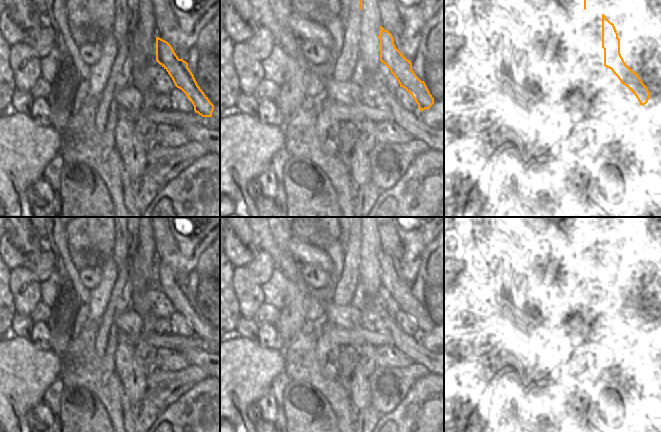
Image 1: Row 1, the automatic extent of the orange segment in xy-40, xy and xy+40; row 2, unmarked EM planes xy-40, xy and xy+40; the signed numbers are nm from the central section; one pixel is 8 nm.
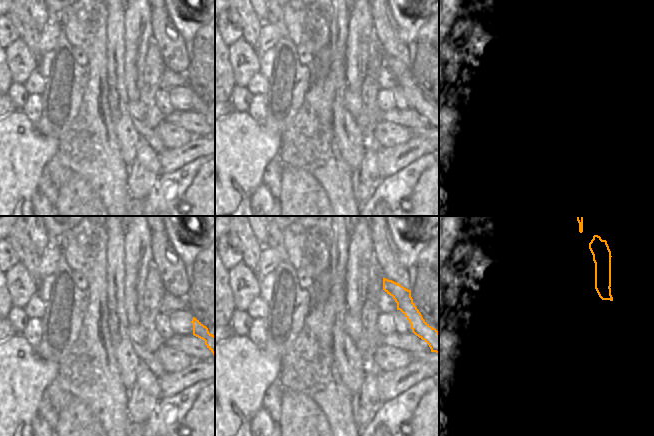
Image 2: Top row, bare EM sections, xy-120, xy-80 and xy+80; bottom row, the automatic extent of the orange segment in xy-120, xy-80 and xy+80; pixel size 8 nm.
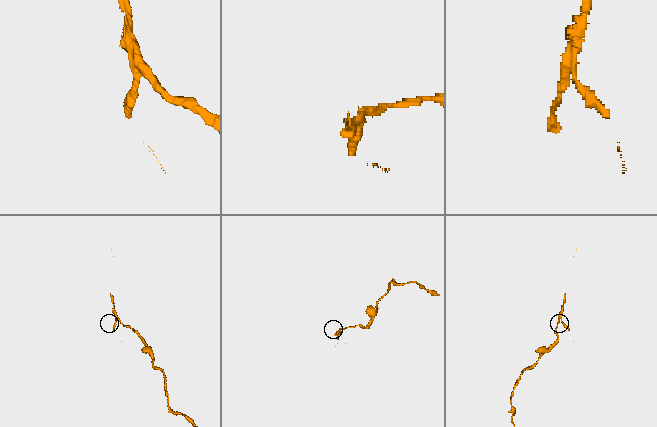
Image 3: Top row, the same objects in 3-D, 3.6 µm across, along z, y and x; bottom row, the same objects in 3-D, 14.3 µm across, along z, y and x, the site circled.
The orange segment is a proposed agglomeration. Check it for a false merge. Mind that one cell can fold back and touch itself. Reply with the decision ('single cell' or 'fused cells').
fused cells

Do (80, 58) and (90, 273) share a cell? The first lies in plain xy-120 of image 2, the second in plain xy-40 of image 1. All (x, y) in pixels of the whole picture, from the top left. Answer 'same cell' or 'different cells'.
same cell

